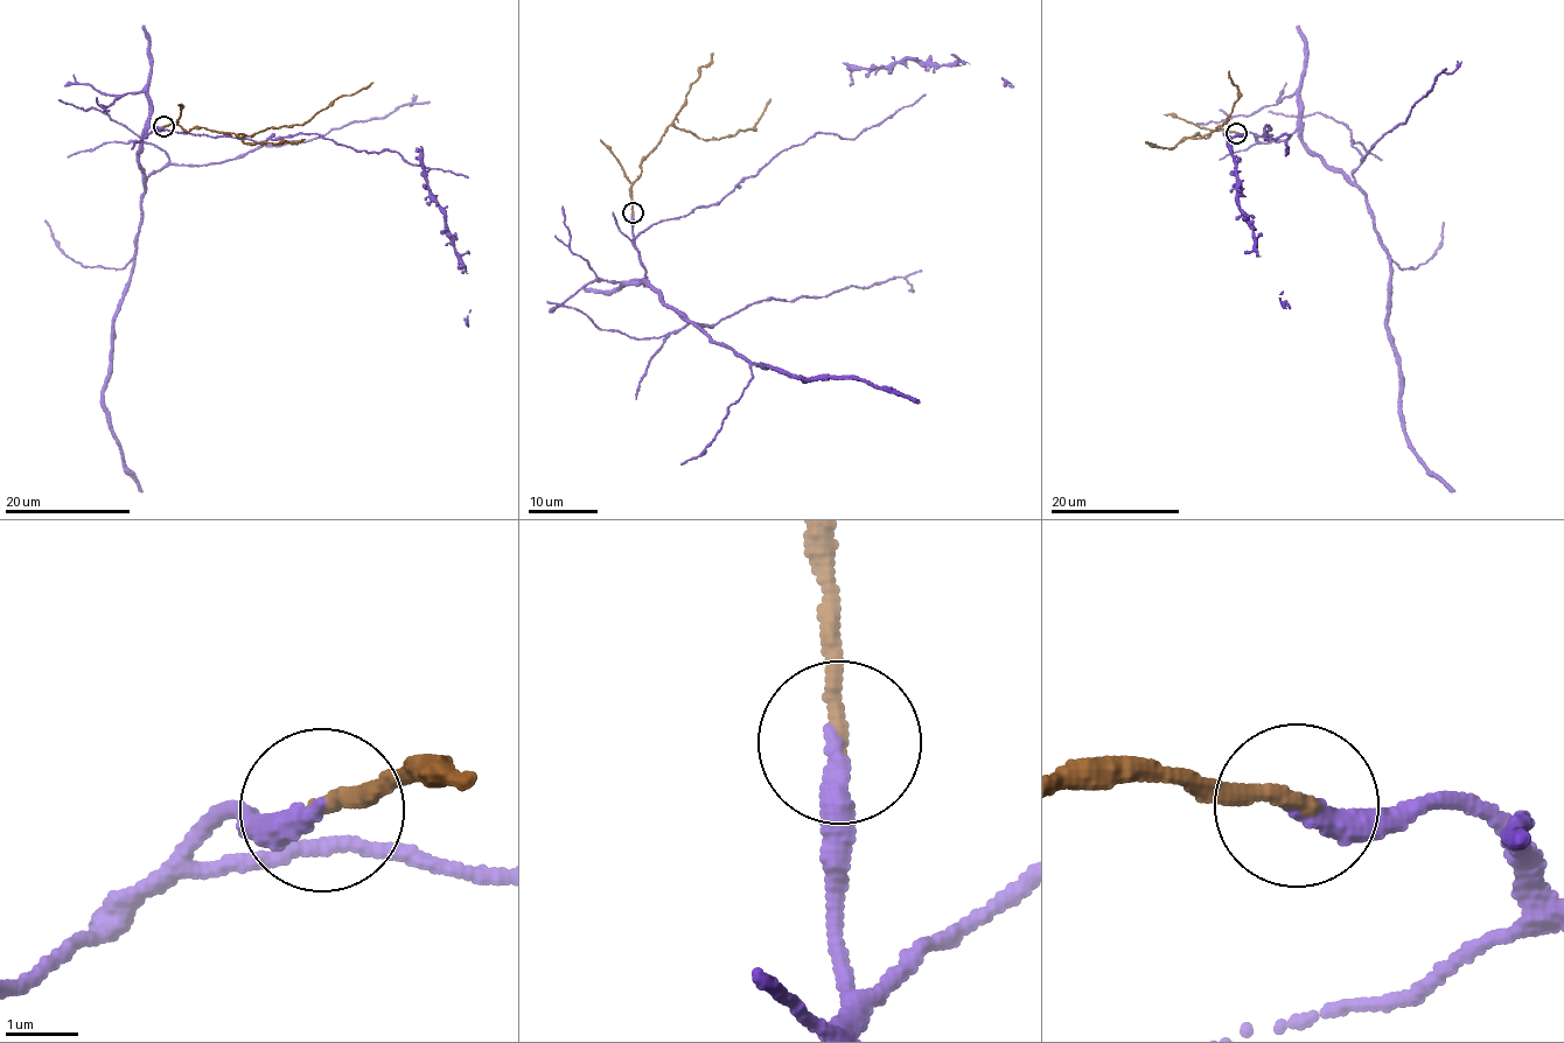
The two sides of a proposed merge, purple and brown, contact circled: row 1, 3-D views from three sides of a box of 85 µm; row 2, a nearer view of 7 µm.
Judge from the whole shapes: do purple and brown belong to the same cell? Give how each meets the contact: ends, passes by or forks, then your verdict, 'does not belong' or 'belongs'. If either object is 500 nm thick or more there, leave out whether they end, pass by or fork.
purple ends there; brown ends there; belongs

